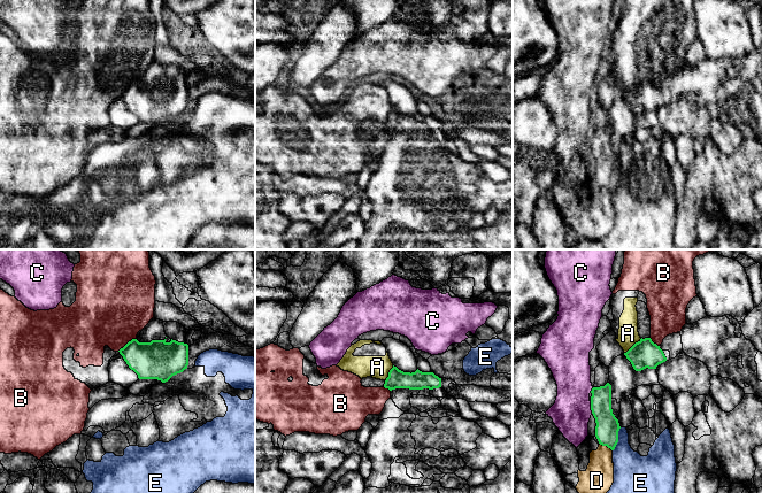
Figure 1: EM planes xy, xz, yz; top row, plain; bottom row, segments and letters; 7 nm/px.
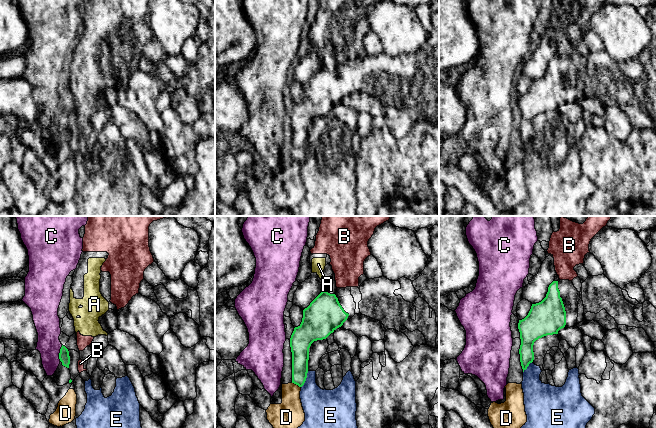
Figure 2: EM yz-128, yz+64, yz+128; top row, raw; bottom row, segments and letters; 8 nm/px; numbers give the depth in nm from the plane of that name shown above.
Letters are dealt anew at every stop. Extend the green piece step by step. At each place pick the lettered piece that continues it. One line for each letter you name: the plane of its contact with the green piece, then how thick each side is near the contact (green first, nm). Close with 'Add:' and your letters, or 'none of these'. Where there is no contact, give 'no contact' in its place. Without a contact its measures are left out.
Add: none of these

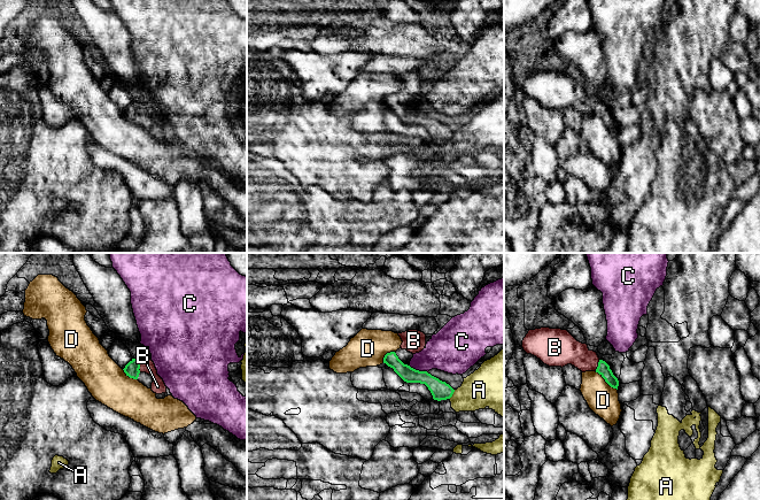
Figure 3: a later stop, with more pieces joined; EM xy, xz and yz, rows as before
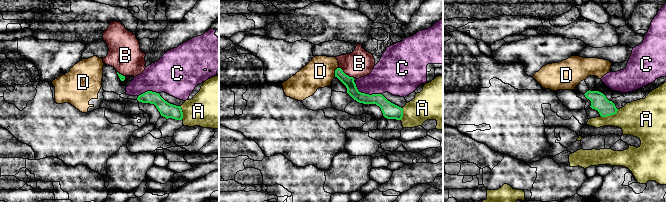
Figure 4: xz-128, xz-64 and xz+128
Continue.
B: xy | 100/100 nm
Add: B

